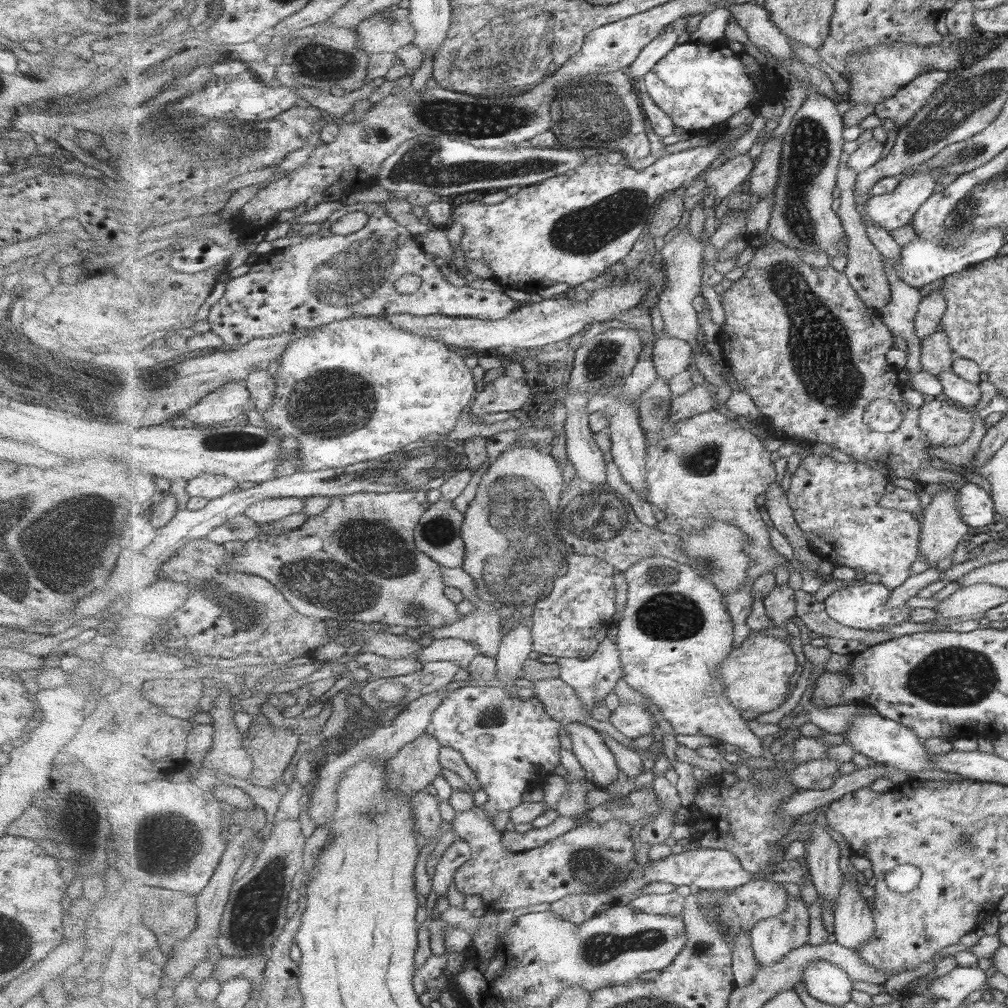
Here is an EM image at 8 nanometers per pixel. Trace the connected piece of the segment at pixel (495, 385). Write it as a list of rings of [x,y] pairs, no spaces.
[[[503,375],[479,389],[471,412],[479,417],[491,412],[513,412],[527,404],[529,394],[531,390],[525,381]]]

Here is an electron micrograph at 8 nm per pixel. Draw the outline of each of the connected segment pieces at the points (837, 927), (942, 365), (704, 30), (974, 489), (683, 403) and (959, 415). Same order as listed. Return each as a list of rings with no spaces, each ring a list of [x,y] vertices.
[[[845,874],[847,881],[841,886],[835,902],[834,936],[845,948],[860,948],[876,934],[876,922],[867,899],[861,896],[857,880]]]
[[[941,330],[934,336],[927,337],[922,342],[923,368],[937,376],[940,372],[952,370],[953,363],[958,357],[951,348],[949,335]]]
[[[717,7],[705,14],[699,21],[698,27],[685,42],[711,44],[723,40],[729,26],[732,12],[726,8]]]
[[[966,483],[958,490],[958,511],[969,526],[982,528],[995,520],[997,510],[991,493],[977,484]]]
[[[696,384],[687,394],[675,396],[672,405],[669,421],[679,422],[713,410],[715,397],[711,390],[707,390],[702,384]]]
[[[925,400],[920,408],[919,424],[932,445],[959,446],[969,440],[976,421],[969,412],[953,408],[945,401]]]

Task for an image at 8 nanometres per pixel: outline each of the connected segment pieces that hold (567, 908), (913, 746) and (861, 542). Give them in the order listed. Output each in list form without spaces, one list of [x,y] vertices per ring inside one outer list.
[[[610,893],[596,894],[589,896],[587,894],[573,894],[565,896],[565,899],[559,900],[550,905],[551,910],[557,911],[565,920],[573,921],[575,924],[581,924],[595,918],[597,908],[601,904],[611,902]]]
[[[879,713],[855,715],[843,735],[855,753],[865,755],[876,764],[904,770],[909,775],[917,770],[925,770],[925,768],[931,770],[930,766],[933,764],[931,760],[937,756],[931,755],[925,750],[925,740],[919,739],[913,730],[896,720],[881,716]]]
[[[811,453],[801,461],[791,477],[787,493],[797,524],[804,530],[810,545],[820,550],[824,560],[848,566],[858,577],[877,573],[882,578],[881,582],[893,591],[912,575],[911,566],[919,560],[922,526],[919,518],[913,518],[912,512],[880,505],[880,500],[887,494],[887,484],[888,474],[871,470],[863,461],[841,463],[833,457]]]

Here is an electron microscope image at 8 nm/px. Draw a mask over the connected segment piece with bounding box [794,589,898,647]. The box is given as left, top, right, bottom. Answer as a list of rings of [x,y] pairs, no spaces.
[[[796,590],[797,616],[803,618],[804,624],[810,629],[813,635],[825,635],[827,637],[843,640],[861,641],[866,646],[877,646],[896,639],[898,636],[883,632],[871,632],[857,628],[849,628],[833,620],[825,610],[824,602],[815,598],[815,593]]]

